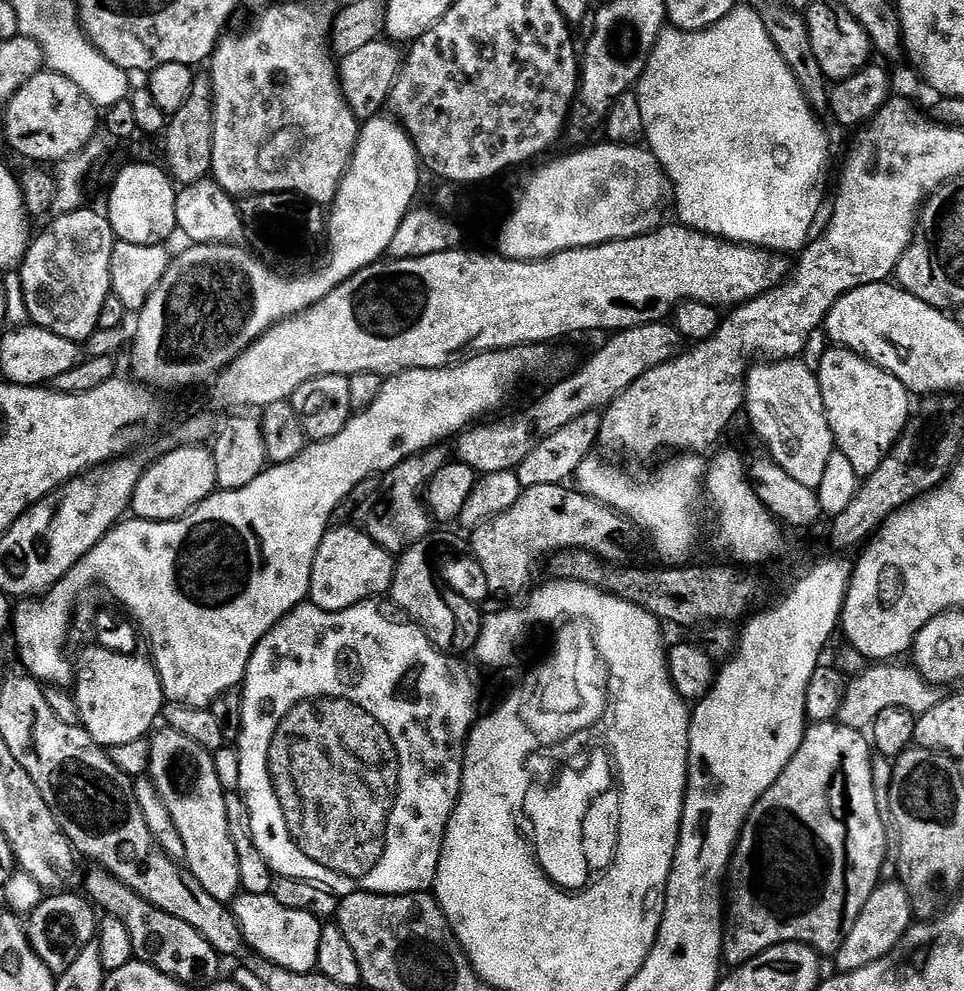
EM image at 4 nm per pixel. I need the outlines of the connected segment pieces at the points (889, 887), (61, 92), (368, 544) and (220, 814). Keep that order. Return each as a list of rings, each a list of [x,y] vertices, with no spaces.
[[[899,882],[877,884],[876,889],[870,894],[870,898],[866,898],[866,906],[862,906],[854,926],[850,926],[850,930],[844,933],[844,940],[834,953],[835,971],[843,974],[862,970],[862,966],[870,966],[876,960],[881,960],[900,945],[900,941],[908,933],[909,928],[913,927],[913,924],[914,917],[910,898],[903,886]]]
[[[51,70],[31,76],[3,109],[4,136],[20,156],[28,160],[69,161],[80,155],[97,135],[98,109],[70,78]]]
[[[332,526],[324,533],[312,567],[308,591],[311,603],[327,612],[341,612],[355,604],[376,600],[392,586],[393,553],[386,551],[367,531],[344,527],[348,526]]]
[[[167,726],[161,727],[151,737],[151,742],[147,775],[154,782],[166,810],[170,810],[170,818],[174,818],[178,834],[182,834],[186,866],[214,898],[225,902],[235,901],[242,892],[238,850],[234,850],[234,838],[230,838],[226,818],[228,796],[222,782],[218,782],[215,755],[198,746],[198,742],[186,738],[186,734],[178,734],[178,730]]]

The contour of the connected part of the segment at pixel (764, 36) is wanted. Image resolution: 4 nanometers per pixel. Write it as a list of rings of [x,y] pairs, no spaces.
[[[737,6],[729,16],[722,18],[722,22],[701,32],[683,32],[682,29],[671,26],[665,27],[663,32],[668,38],[676,38],[678,76],[647,76],[643,73],[640,76],[638,95],[644,123],[643,139],[658,158],[661,170],[668,175],[669,185],[674,189],[674,208],[676,204],[676,212],[680,215],[677,216],[679,223],[685,228],[695,228],[698,232],[705,232],[707,236],[718,236],[737,244],[767,248],[781,254],[799,253],[809,243],[813,235],[812,223],[820,212],[820,200],[812,196],[812,191],[815,190],[816,183],[820,180],[820,171],[828,160],[828,136],[824,133],[819,118],[816,117],[819,115],[798,86],[790,66],[786,66],[782,54],[778,54],[774,42],[768,37],[764,16],[756,13],[752,8]]]

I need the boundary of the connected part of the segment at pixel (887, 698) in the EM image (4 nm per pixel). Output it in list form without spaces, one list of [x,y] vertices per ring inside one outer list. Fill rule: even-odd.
[[[880,662],[875,666],[868,666],[861,676],[847,681],[842,698],[842,710],[838,717],[839,723],[850,726],[855,732],[871,729],[872,723],[882,714],[882,710],[901,708],[913,714],[930,710],[938,699],[937,689],[921,678],[915,667],[892,668],[891,663]]]

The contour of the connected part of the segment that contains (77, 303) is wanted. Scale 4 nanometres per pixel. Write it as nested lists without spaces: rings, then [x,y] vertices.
[[[83,206],[57,215],[48,229],[28,245],[24,262],[18,269],[25,295],[28,319],[67,340],[91,341],[98,329],[102,302],[112,295],[110,254],[114,237],[107,215]]]

